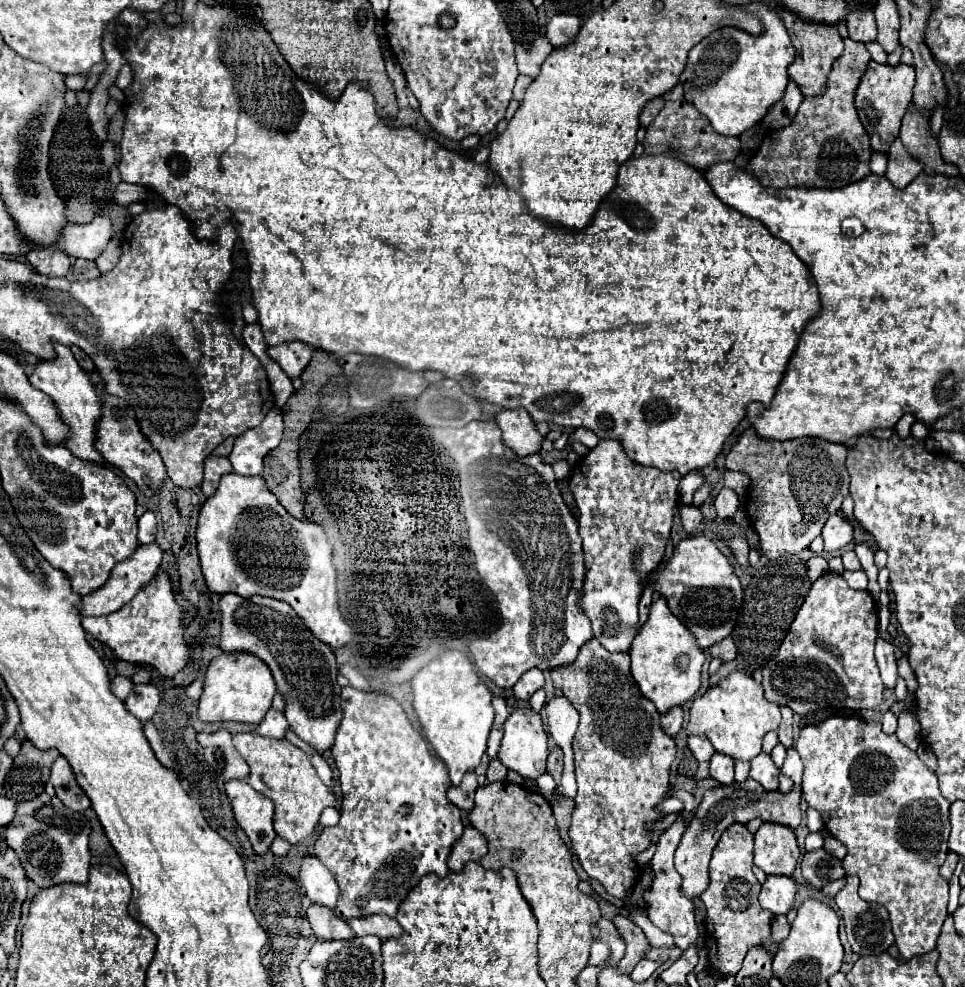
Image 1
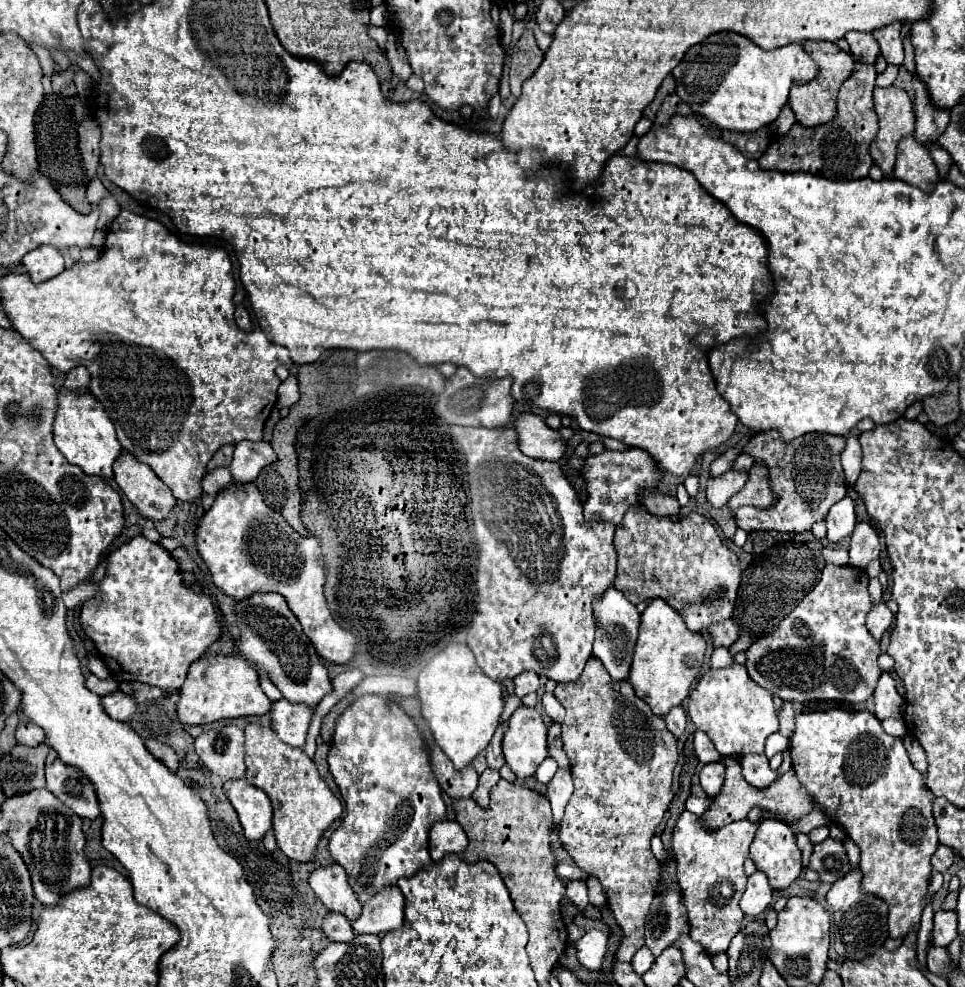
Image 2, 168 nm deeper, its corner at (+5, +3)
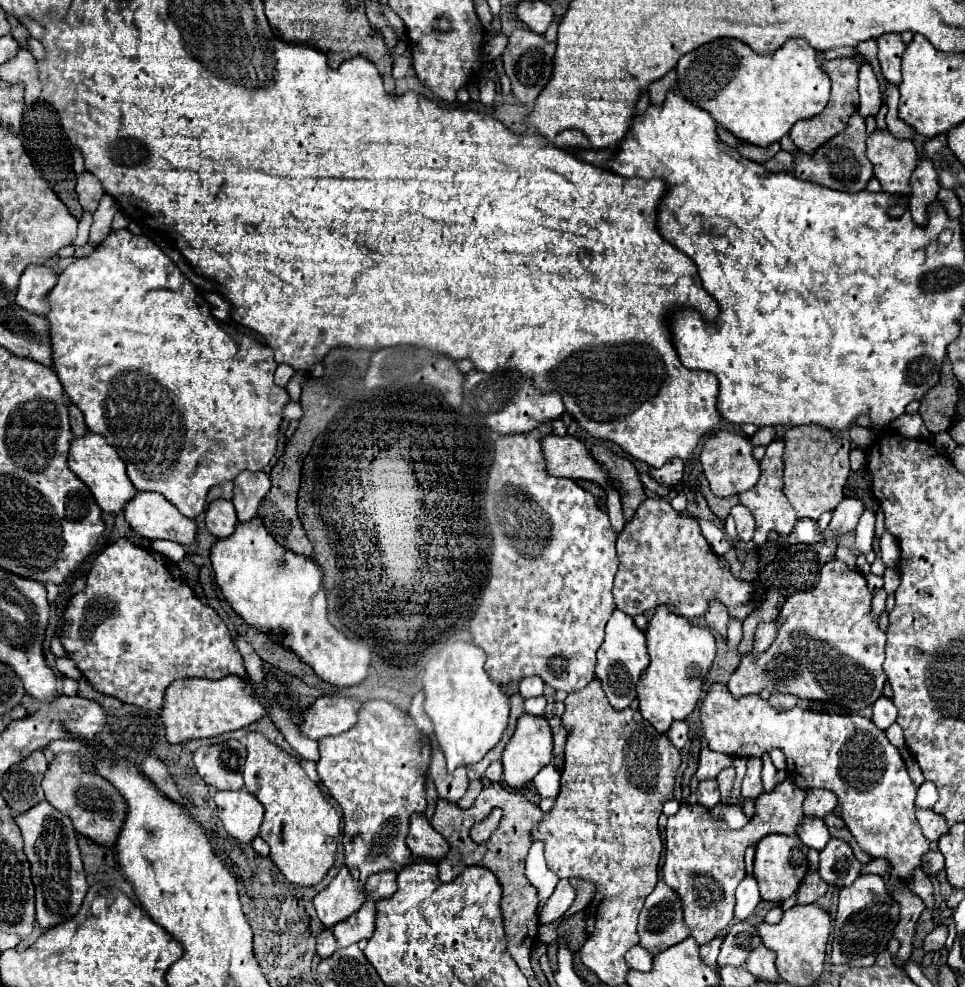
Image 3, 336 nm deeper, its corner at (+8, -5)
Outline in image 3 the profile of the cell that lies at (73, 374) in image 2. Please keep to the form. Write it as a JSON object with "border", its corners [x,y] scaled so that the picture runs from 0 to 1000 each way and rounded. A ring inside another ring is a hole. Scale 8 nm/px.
{"border":[[[73,409],[73,432],[75,432],[75,438],[77,438],[81,444],[91,438],[91,434],[89,434],[89,430],[87,430],[87,421],[85,421],[85,417],[83,417],[77,409]]]}

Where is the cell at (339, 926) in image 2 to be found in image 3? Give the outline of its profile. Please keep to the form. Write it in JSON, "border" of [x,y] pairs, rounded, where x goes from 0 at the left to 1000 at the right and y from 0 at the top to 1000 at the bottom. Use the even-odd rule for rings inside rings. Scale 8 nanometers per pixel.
{"border":[[[338,940],[338,942],[334,942],[330,948],[327,948],[327,967],[332,969],[332,971],[340,971],[340,969],[344,969],[346,965],[348,965],[348,952],[346,952],[346,948],[344,948],[344,944]]]}

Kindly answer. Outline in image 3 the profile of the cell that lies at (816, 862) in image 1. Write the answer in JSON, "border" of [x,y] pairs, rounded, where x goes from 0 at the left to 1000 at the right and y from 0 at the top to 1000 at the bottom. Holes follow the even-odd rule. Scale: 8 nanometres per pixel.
{"border":[[[860,849],[860,853],[850,863],[848,886],[866,900],[883,896],[891,888],[893,875],[887,871],[879,853],[870,849]]]}

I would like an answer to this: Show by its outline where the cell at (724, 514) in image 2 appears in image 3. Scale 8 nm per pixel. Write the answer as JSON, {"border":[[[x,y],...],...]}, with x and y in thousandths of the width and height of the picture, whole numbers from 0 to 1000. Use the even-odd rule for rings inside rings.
{"border":[[[725,480],[725,496],[727,496],[730,505],[734,507],[734,513],[738,515],[738,519],[740,519],[746,527],[752,527],[756,515],[765,511],[765,503],[759,503],[759,505],[744,505],[744,503],[740,503],[738,496],[736,496],[736,492],[734,492],[734,486],[730,484],[730,480]]]}

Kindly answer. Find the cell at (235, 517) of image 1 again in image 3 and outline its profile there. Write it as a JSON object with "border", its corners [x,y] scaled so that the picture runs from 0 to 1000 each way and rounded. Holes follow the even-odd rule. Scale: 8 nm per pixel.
{"border":[[[263,525],[261,529],[247,531],[245,539],[238,545],[224,547],[218,559],[220,575],[224,582],[224,590],[236,608],[236,612],[242,616],[242,620],[261,636],[284,642],[294,657],[303,659],[305,663],[311,665],[313,671],[325,677],[325,681],[338,689],[344,695],[350,697],[361,697],[377,691],[381,685],[381,675],[383,675],[383,657],[377,650],[369,650],[359,646],[354,640],[344,636],[344,632],[338,626],[338,600],[334,594],[334,580],[330,571],[323,565],[305,561],[296,555],[292,555],[274,535],[269,525]]]}

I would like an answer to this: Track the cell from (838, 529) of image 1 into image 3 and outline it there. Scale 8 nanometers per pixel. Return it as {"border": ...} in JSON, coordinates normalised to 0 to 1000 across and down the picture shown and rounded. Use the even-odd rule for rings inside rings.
{"border":[[[875,505],[868,515],[864,517],[862,529],[860,529],[860,537],[868,539],[868,541],[877,541],[883,539],[889,531],[889,525],[895,519],[895,511],[889,505]]]}

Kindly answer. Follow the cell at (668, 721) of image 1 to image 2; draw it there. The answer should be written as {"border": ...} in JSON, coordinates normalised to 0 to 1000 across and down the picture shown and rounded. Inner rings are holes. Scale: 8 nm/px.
{"border":[[[699,715],[693,719],[693,723],[689,725],[689,734],[691,738],[699,744],[699,746],[706,746],[708,740],[710,740],[710,734],[712,734],[712,723],[708,721],[706,715]]]}

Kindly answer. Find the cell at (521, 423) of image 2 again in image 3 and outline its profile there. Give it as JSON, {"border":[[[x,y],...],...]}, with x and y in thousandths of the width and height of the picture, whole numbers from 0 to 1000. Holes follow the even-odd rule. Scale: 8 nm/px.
{"border":[[[566,442],[560,446],[566,464],[566,474],[572,482],[593,484],[593,486],[613,486],[624,494],[636,492],[630,484],[630,476],[618,468],[609,458],[605,448],[595,442]]]}

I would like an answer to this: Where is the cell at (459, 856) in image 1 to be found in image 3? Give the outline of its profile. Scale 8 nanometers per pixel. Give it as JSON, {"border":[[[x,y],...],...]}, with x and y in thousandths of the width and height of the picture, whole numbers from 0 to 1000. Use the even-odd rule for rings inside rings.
{"border":[[[439,825],[427,827],[421,853],[429,867],[437,867],[444,871],[456,871],[460,863],[464,863],[464,853],[446,837]]]}

